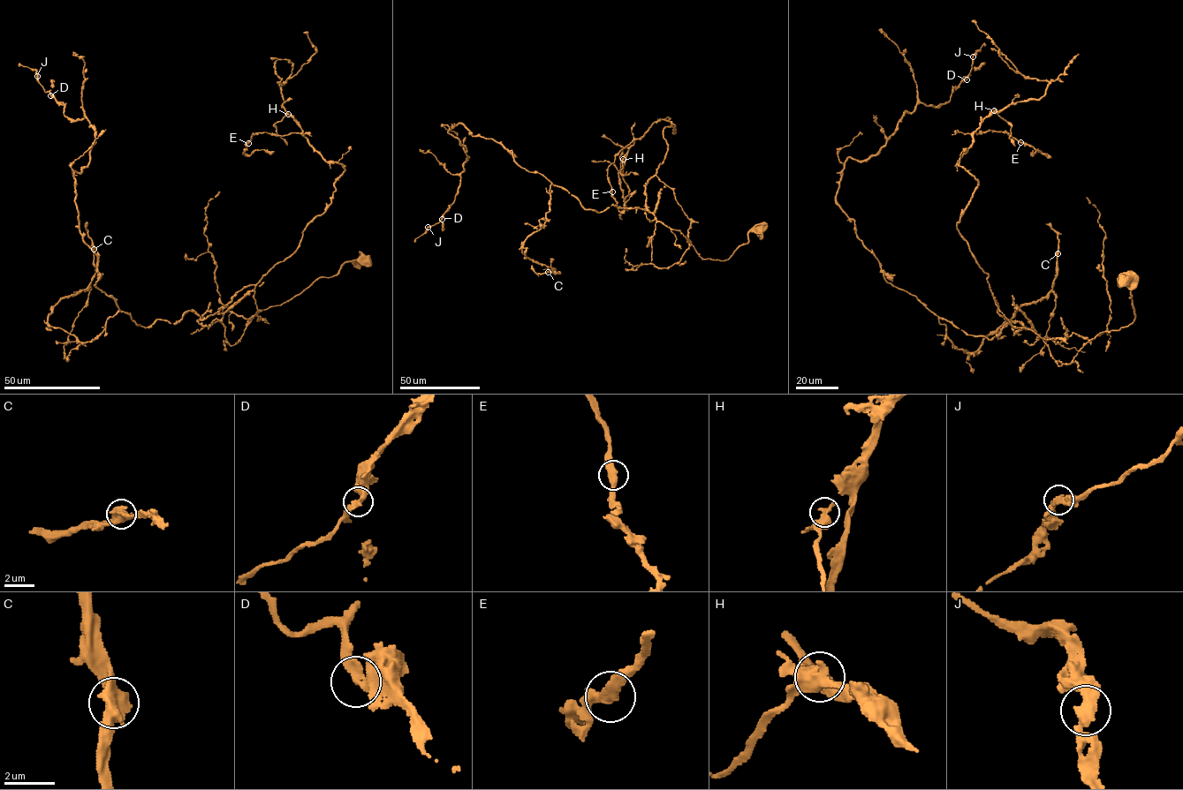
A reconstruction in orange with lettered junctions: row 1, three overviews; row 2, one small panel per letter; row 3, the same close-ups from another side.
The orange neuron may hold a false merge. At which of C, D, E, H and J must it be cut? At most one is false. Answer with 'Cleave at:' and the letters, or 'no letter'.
Cleave at: no letter

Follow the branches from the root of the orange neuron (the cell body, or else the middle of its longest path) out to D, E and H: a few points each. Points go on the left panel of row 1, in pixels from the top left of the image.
D: (364, 259), (259, 320), (249, 285), (136, 325), (78, 227), (94, 131), (50, 95)
E: (364, 259), (250, 320), (262, 319), (255, 284), (295, 252), (345, 169), (299, 133), (253, 133), (248, 143)
H: (364, 259), (249, 319), (262, 319), (255, 284), (295, 252), (345, 169), (323, 158), (288, 114)

